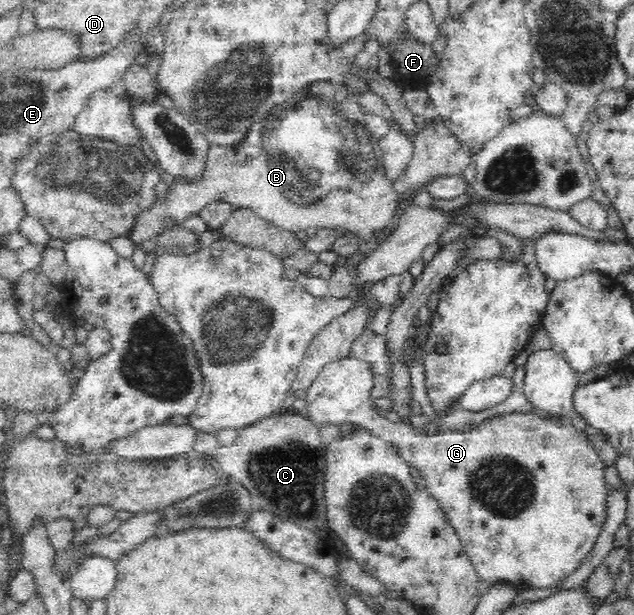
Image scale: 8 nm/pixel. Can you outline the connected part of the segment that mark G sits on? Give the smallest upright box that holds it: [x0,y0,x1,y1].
[303,359,611,589]

